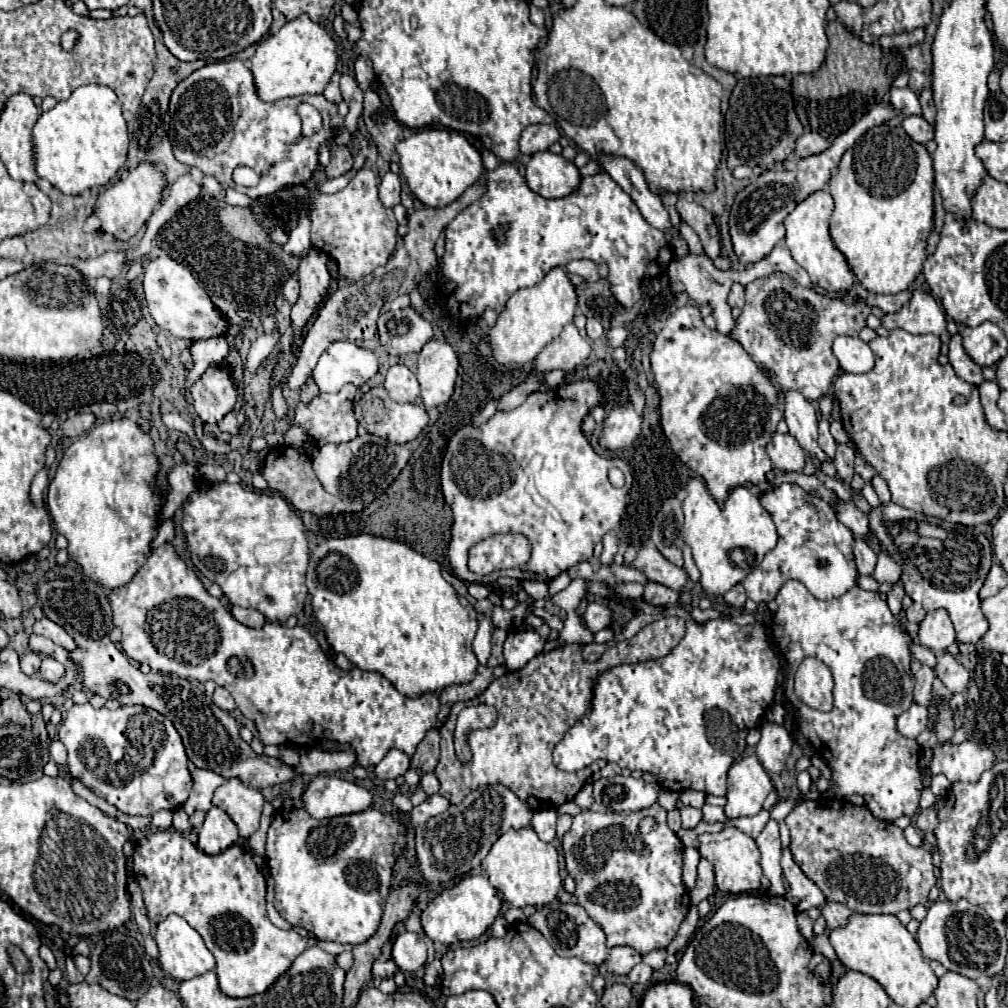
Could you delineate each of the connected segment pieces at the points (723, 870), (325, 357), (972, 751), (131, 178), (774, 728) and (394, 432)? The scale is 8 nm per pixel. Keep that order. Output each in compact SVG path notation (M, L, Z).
M724 828L718 834L700 834L700 854L714 864L716 872L716 886L720 892L728 894L742 894L742 892L756 892L760 888L762 868L760 868L760 850L754 838L742 834L738 828Z
M332 342L320 356L312 370L314 382L320 392L340 392L344 384L362 386L378 372L378 360L370 350L354 342Z
M976 742L962 744L938 744L934 748L934 756L930 760L932 776L944 774L950 782L978 782L980 774L992 768L996 762L994 752Z
M142 162L130 174L124 174L116 184L106 188L96 202L94 214L102 220L102 232L114 234L118 240L130 240L144 222L152 216L154 206L162 200L162 192L166 188L166 180L162 170L156 164Z
M766 722L762 726L762 738L756 746L756 756L768 774L780 774L784 770L786 758L790 756L790 748L792 740L786 728L774 722Z
M376 386L376 388L368 390L366 394L362 394L354 414L356 414L358 424L364 426L370 434L376 434L392 444L406 444L406 442L414 440L422 432L422 428L428 424L428 414L422 406L392 402L382 386Z

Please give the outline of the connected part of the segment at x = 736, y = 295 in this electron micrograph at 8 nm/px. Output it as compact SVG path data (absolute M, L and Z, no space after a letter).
M732 284L732 290L728 294L728 304L736 308L744 306L744 286L742 284Z

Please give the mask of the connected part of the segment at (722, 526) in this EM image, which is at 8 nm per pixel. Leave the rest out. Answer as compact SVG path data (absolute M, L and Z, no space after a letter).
M692 478L686 486L684 498L684 542L690 546L694 562L702 574L700 584L706 594L726 594L732 586L742 582L754 572L766 552L776 546L776 526L770 514L762 508L760 500L744 486L736 486L728 492L728 498L720 506L706 488L702 478Z

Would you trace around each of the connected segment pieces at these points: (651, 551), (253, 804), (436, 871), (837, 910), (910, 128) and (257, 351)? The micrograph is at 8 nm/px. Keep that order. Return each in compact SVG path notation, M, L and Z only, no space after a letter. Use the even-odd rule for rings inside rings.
M642 546L642 550L638 552L638 558L634 560L632 566L642 570L648 580L664 584L672 590L682 590L688 582L688 578L686 578L688 574L684 572L684 568L678 568L672 562L668 562L656 550L656 546Z
M238 778L226 780L218 788L214 792L212 804L222 808L232 818L232 822L238 828L240 838L248 840L258 830L264 798L258 790L244 786Z
M482 786L480 790L468 794L460 806L450 806L444 814L430 818L424 826L416 828L416 854L420 862L420 870L424 876L424 884L436 888L442 882L454 884L466 876L474 866L480 866L490 846L510 828L524 828L532 820L532 810L520 798L500 786Z
M826 902L822 908L820 908L822 916L826 918L828 922L828 930L834 930L834 928L840 928L848 922L848 918L854 914L848 906L844 904L838 904L838 902Z
M906 116L902 120L902 128L908 132L908 136L914 142L920 142L920 144L926 144L928 140L934 138L934 126L928 124L922 116Z
M274 328L272 334L262 334L254 344L252 348L248 350L248 358L246 358L246 366L256 372L256 368L262 364L264 358L268 358L268 354L274 350L274 346L278 344L280 340L280 334L278 334L278 328Z

